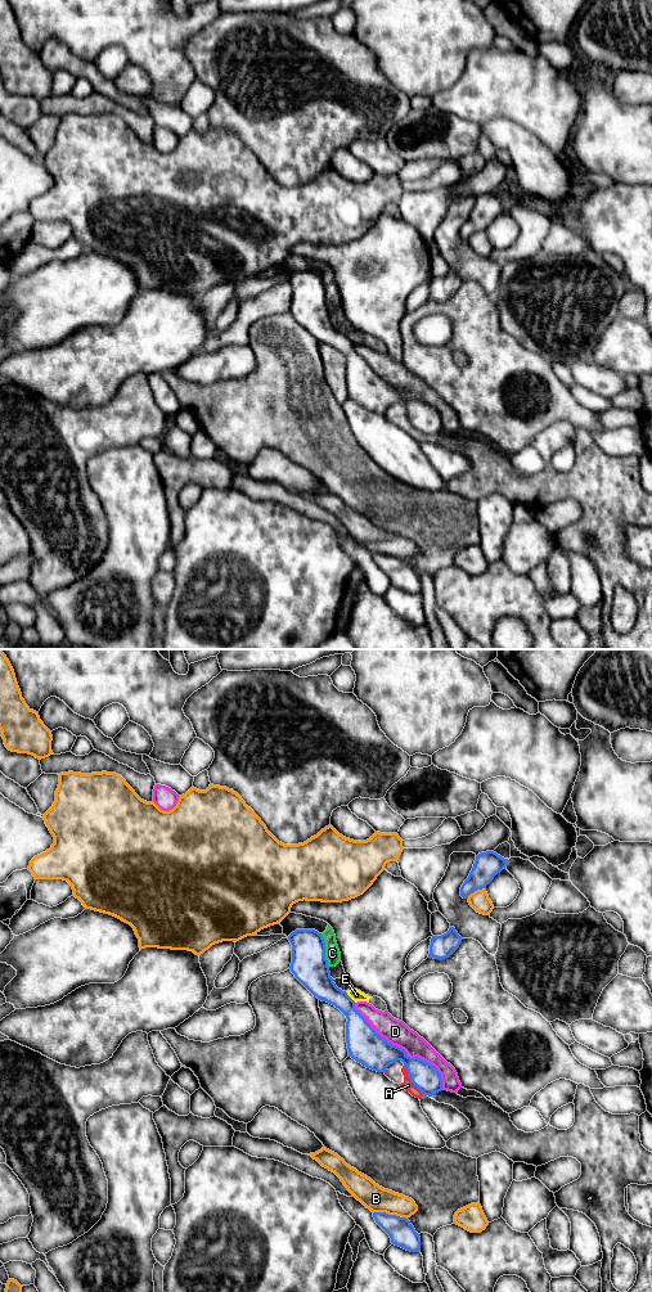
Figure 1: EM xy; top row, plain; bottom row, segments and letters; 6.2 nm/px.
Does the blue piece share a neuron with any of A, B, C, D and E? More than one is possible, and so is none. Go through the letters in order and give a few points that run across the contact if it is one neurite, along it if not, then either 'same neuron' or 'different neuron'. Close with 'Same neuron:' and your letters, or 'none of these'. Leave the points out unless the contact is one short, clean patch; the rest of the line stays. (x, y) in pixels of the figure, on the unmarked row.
A: line xy (404, 405), (410, 423), (423, 436); different neuron
B: different neuron
C: line xy (320, 275), (324, 283), (324, 300), (328, 309); different neuron
D: different neuron
E: line xy (345, 333), (355, 343); different neuron
Same neuron: none of these

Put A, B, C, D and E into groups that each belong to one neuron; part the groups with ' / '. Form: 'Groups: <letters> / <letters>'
Groups: A / B / C E / D

